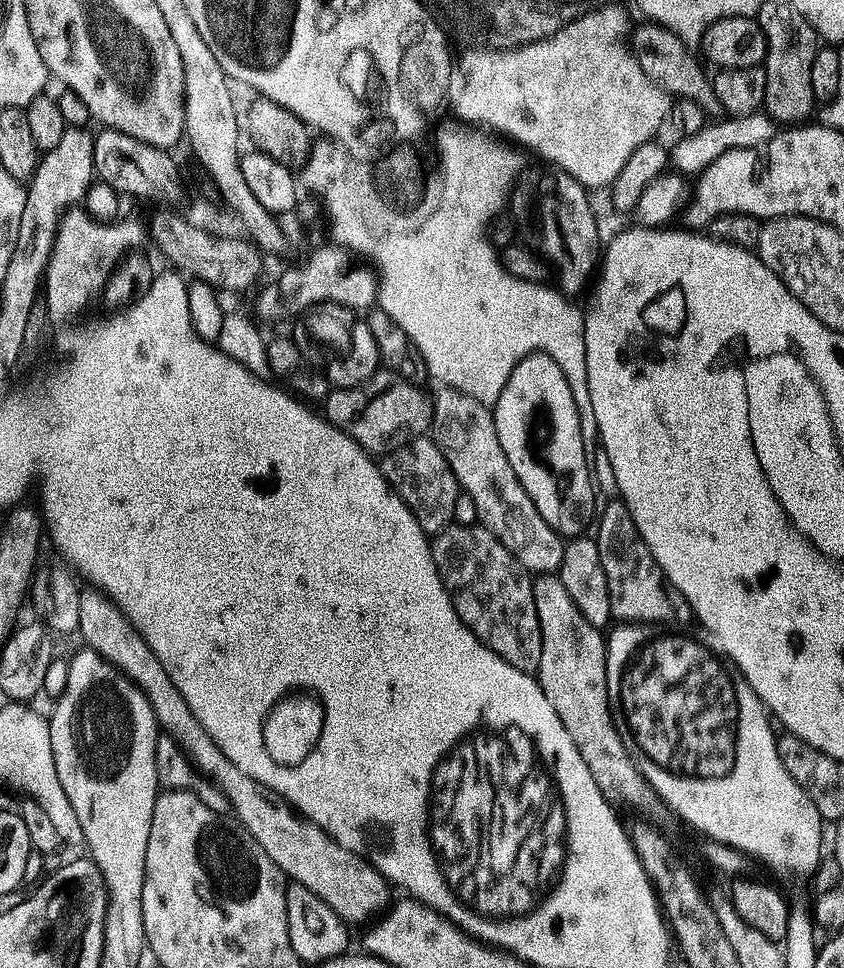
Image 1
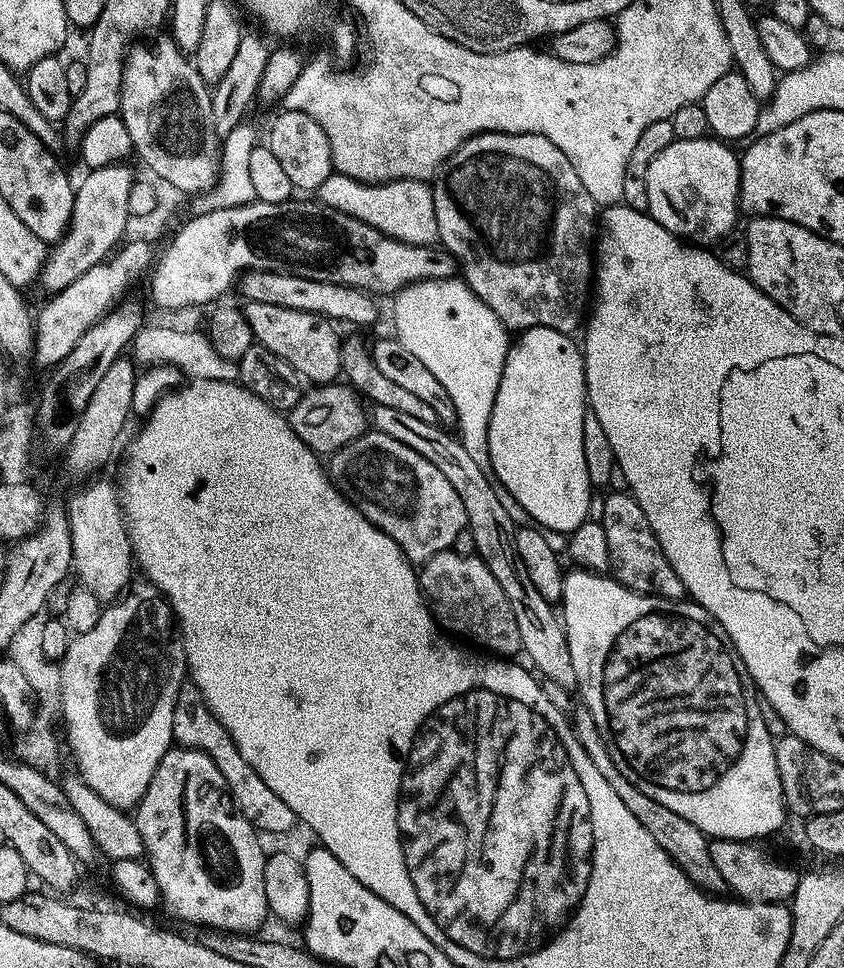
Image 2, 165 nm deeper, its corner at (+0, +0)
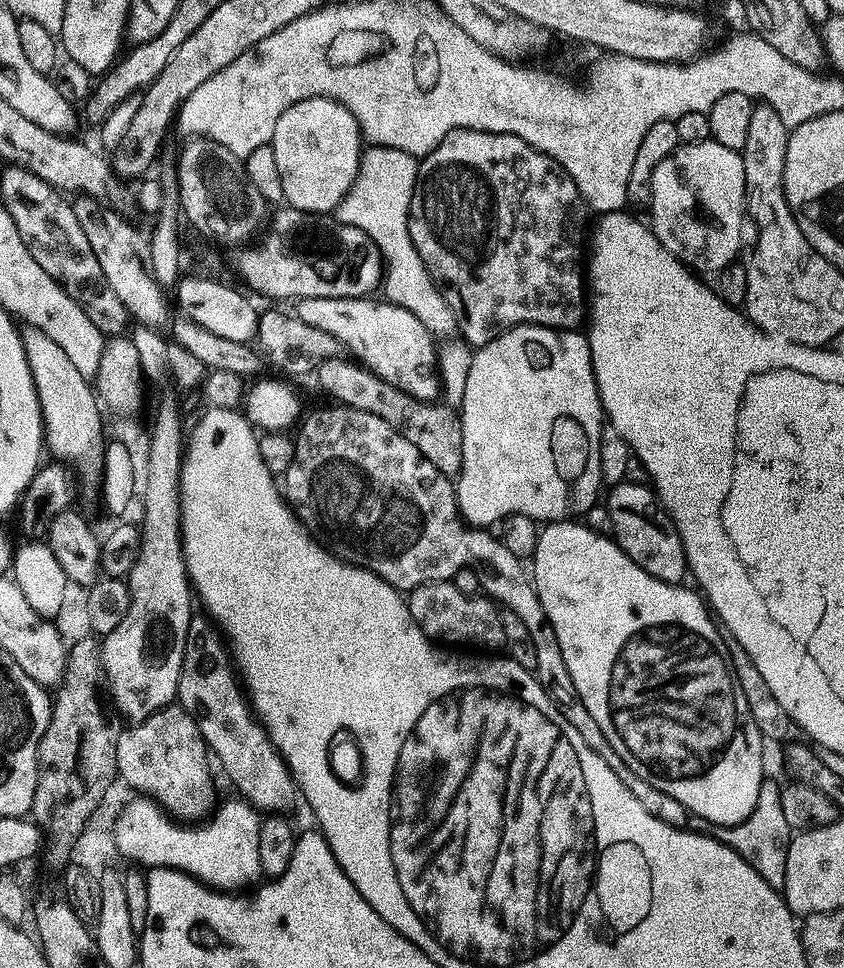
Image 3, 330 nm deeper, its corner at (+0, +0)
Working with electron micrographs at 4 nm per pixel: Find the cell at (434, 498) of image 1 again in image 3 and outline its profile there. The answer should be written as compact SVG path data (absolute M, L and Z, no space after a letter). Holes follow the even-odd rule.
M331 406L320 408L303 417L299 425L296 441L296 457L290 462L290 470L283 473L282 491L293 512L296 513L299 523L319 540L323 547L331 550L341 561L354 564L361 570L367 570L376 575L385 585L395 588L401 594L410 594L415 588L427 584L443 584L450 582L458 570L469 568L482 578L484 592L497 605L503 606L507 611L518 616L519 621L526 626L529 634L529 643L538 657L538 666L535 670L536 683L542 686L545 697L551 700L556 709L566 718L570 726L578 734L582 734L585 745L592 749L593 756L600 757L609 772L616 775L626 790L656 820L664 823L665 828L687 829L690 813L682 802L670 798L670 794L662 794L662 790L654 790L650 782L645 782L622 762L618 750L606 742L602 730L598 730L598 722L586 710L582 698L578 694L578 686L574 686L574 678L570 678L570 666L566 666L566 658L562 655L562 645L558 643L558 634L546 614L536 593L536 585L525 561L521 557L510 554L504 545L503 539L492 537L493 533L469 526L460 514L460 503L456 501L456 486L449 477L443 476L398 430L394 430L382 418L374 414L359 412L353 408Z

